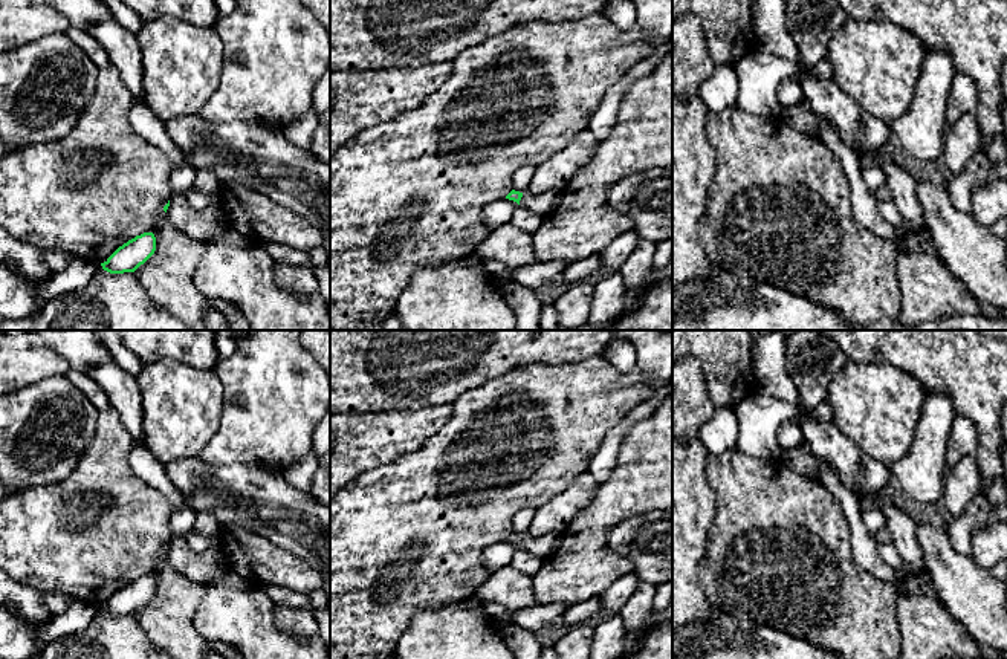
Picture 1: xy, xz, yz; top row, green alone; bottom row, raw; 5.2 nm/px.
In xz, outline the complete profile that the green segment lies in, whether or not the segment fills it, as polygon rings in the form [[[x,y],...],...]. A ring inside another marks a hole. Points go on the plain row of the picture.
[[[512,532],[506,541],[516,544],[521,549],[532,552],[541,558],[547,558],[559,547],[559,534],[549,532],[541,537],[520,535]]]

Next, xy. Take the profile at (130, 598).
[[[144,575],[119,589],[104,605],[102,612],[110,616],[134,615],[156,593],[153,575]]]

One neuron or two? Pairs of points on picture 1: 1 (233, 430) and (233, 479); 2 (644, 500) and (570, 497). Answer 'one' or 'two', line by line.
1: two
2: two

